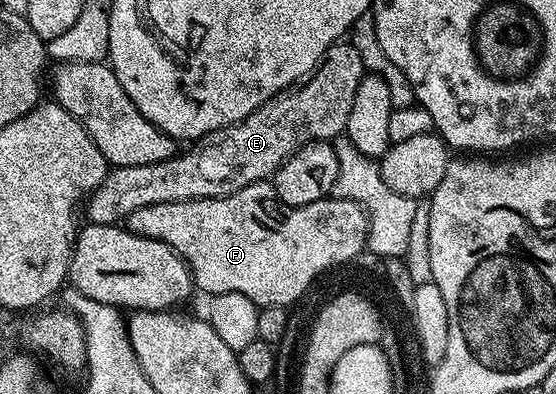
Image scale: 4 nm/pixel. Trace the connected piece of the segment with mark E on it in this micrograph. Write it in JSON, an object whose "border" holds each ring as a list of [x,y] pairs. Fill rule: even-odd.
{"border":[[[349,41],[334,43],[326,51],[321,63],[310,72],[301,85],[295,85],[278,95],[273,95],[267,103],[260,105],[260,109],[244,117],[244,121],[201,135],[189,144],[190,151],[184,152],[183,155],[181,152],[168,161],[152,165],[110,167],[104,181],[100,181],[100,185],[84,204],[85,218],[100,225],[118,225],[129,215],[136,213],[136,209],[144,209],[144,205],[160,205],[189,199],[219,199],[236,193],[236,189],[244,189],[244,185],[269,180],[274,172],[280,169],[280,165],[284,165],[284,161],[304,145],[333,141],[345,132],[348,113],[352,113],[352,97],[356,97],[356,89],[360,89],[360,81],[367,71],[353,43]]]}

